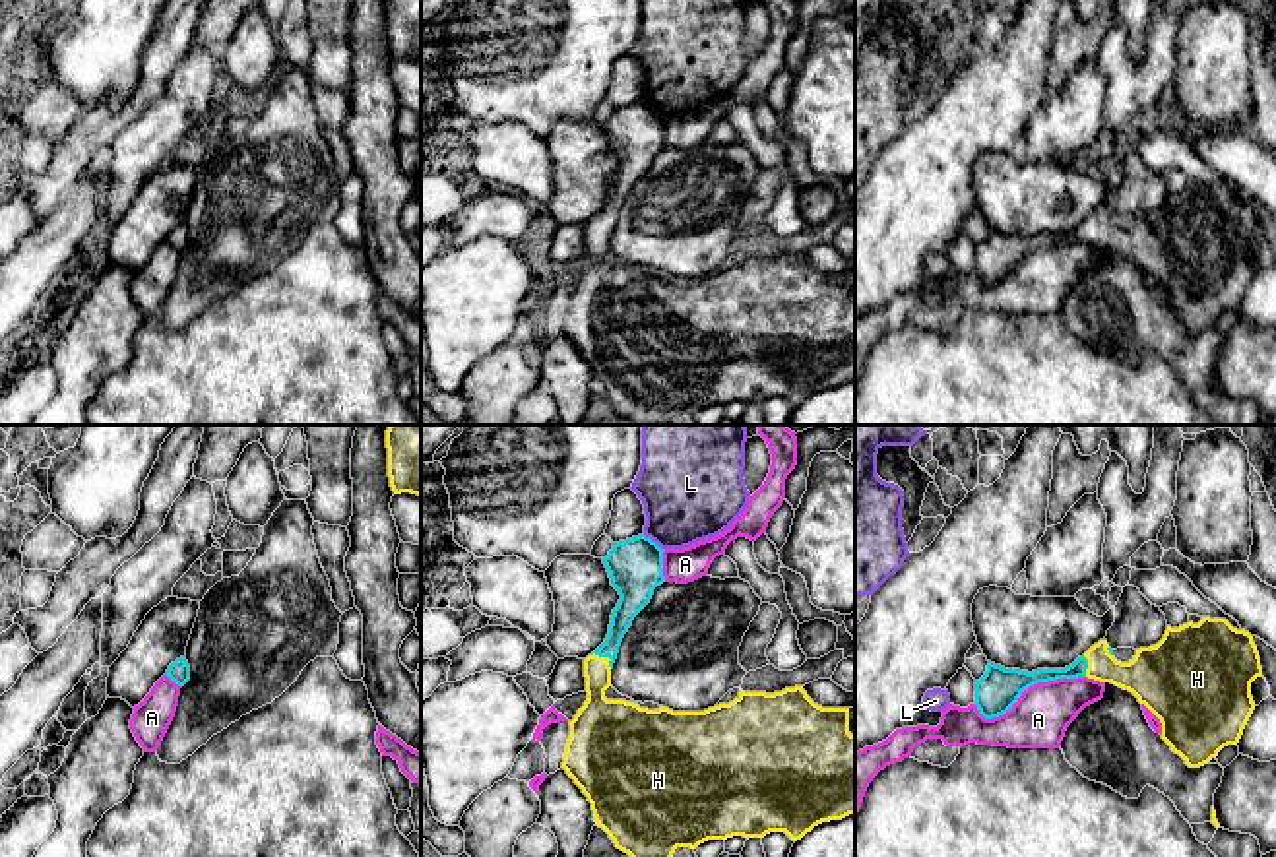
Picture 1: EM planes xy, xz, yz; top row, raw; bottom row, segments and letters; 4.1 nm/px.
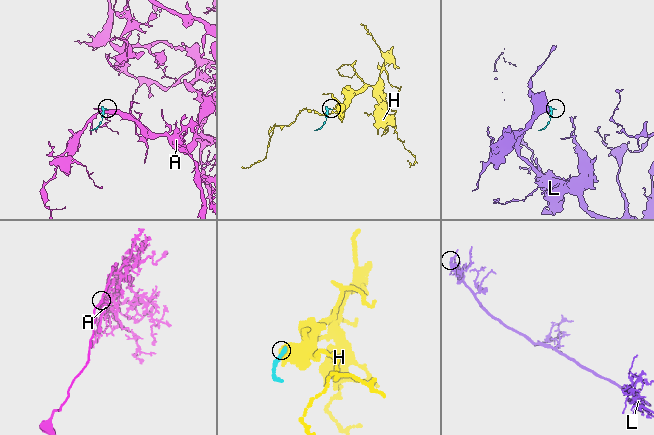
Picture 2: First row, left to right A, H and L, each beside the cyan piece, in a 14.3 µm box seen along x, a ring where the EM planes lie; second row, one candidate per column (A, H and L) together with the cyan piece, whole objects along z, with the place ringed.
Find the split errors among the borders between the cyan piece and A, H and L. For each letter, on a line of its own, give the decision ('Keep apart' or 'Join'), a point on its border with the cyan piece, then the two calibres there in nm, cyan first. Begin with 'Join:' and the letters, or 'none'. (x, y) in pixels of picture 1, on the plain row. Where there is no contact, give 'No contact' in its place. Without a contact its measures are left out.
Join: H
A: Keep apart. Touches cyan at yz (1026, 254). Thickness 180 nm (cyan) against 240 nm
H: Join. Touches cyan at xz (606, 222). Thickness 100 nm (cyan) against 160 nm
L: Keep apart. Touches cyan at xz (654, 107). Thickness 220 nm (cyan) against 400 nm

